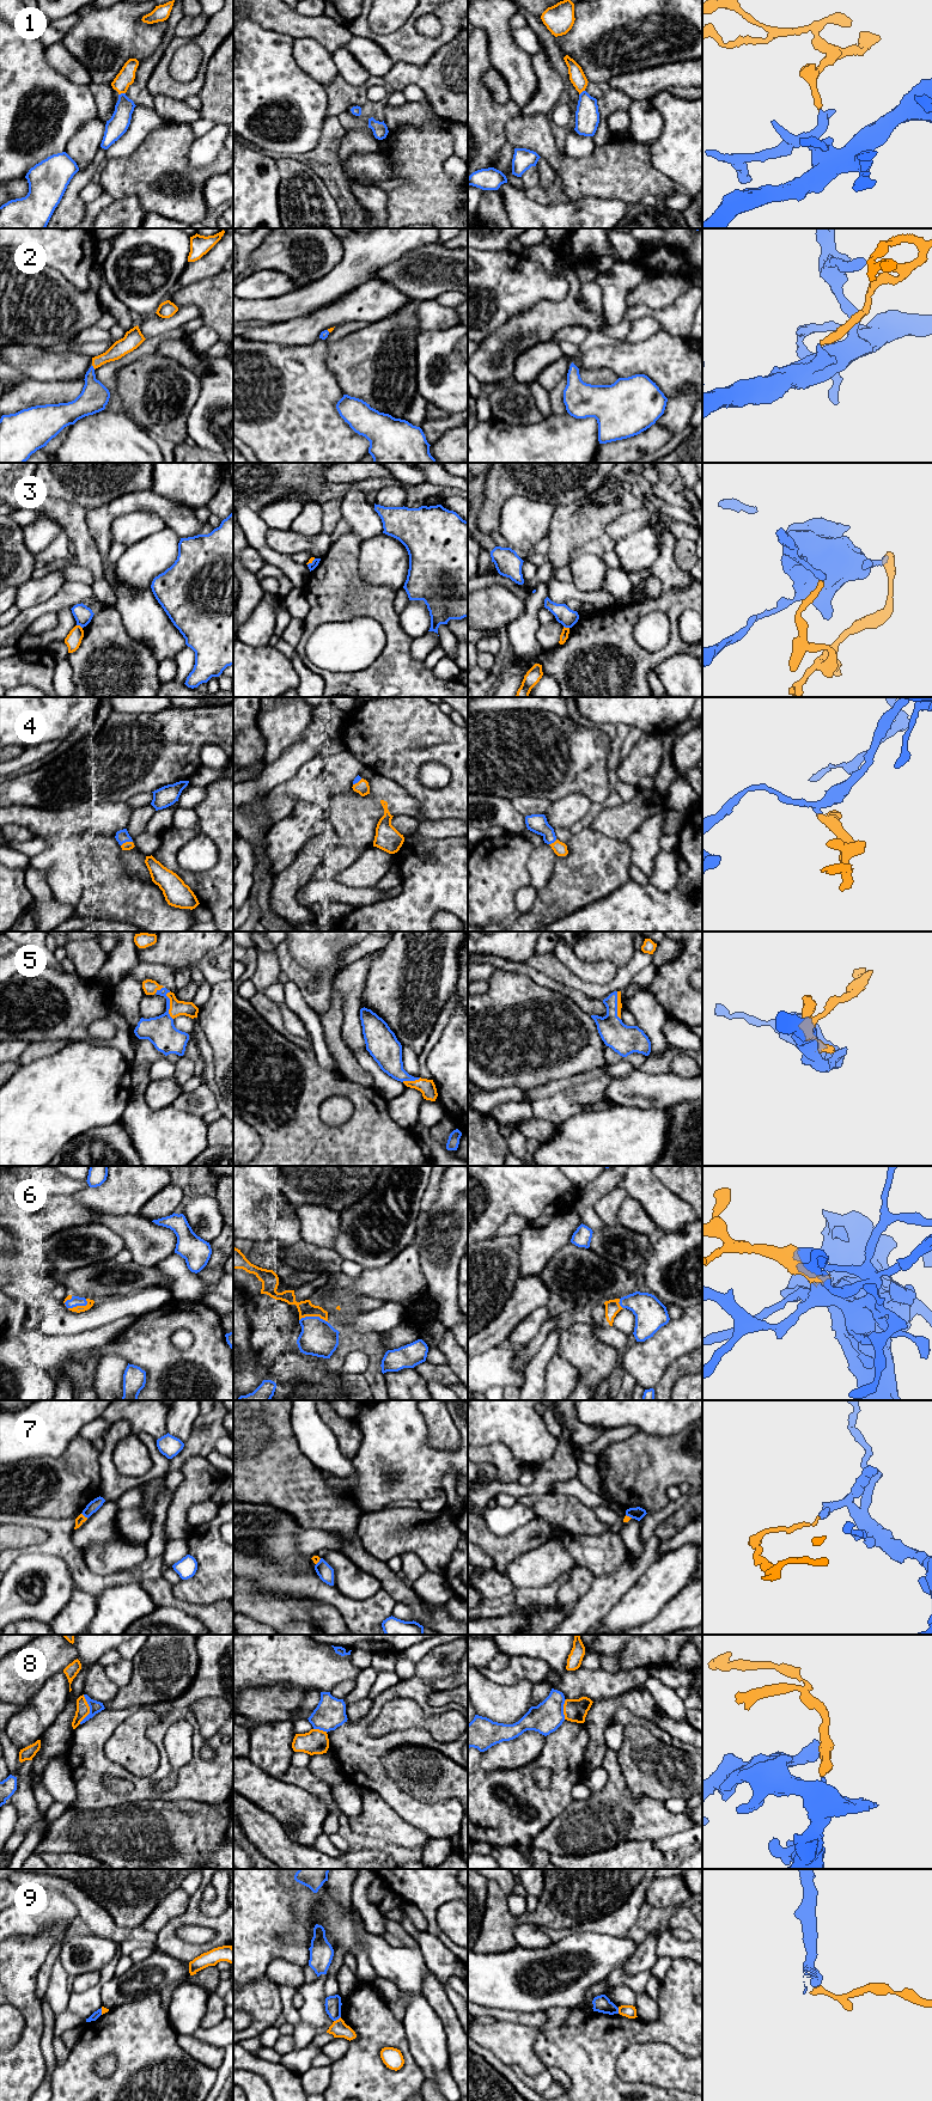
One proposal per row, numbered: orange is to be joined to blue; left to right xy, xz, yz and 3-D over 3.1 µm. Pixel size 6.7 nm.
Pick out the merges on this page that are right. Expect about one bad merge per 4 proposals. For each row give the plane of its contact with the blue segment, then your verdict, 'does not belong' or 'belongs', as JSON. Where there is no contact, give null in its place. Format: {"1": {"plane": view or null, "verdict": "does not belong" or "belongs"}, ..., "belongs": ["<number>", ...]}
{"1": {"plane": "xy", "verdict": "belongs"}, "2": {"plane": "xy", "verdict": "belongs"}, "3": {"plane": "xy", "verdict": "does not belong"}, "4": {"plane": "xy", "verdict": "belongs"}, "5": {"plane": "xy", "verdict": "belongs"}, "6": {"plane": "xz", "verdict": "belongs"}, "7": {"plane": "xy", "verdict": "belongs"}, "8": {"plane": "xy", "verdict": "belongs"}, "9": {"plane": "xz", "verdict": "does not belong"}, "belongs": ["1", "2", "4", "5", "6", "7", "8"]}

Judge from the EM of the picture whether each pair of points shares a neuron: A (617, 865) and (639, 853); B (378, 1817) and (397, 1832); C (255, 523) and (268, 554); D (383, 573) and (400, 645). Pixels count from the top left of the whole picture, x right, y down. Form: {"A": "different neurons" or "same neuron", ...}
{"A": "different neurons", "B": "same neuron", "C": "same neuron", "D": "different neurons"}

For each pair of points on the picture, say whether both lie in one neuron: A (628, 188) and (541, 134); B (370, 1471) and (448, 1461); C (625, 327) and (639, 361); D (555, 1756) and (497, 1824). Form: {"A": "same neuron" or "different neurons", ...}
{"A": "same neuron", "B": "same neuron", "C": "different neurons", "D": "same neuron"}

